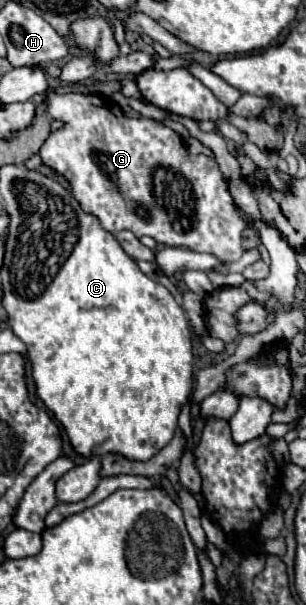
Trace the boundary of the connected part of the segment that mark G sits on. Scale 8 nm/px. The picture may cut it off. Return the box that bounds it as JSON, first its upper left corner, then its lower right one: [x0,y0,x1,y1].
[39,93,247,261]

